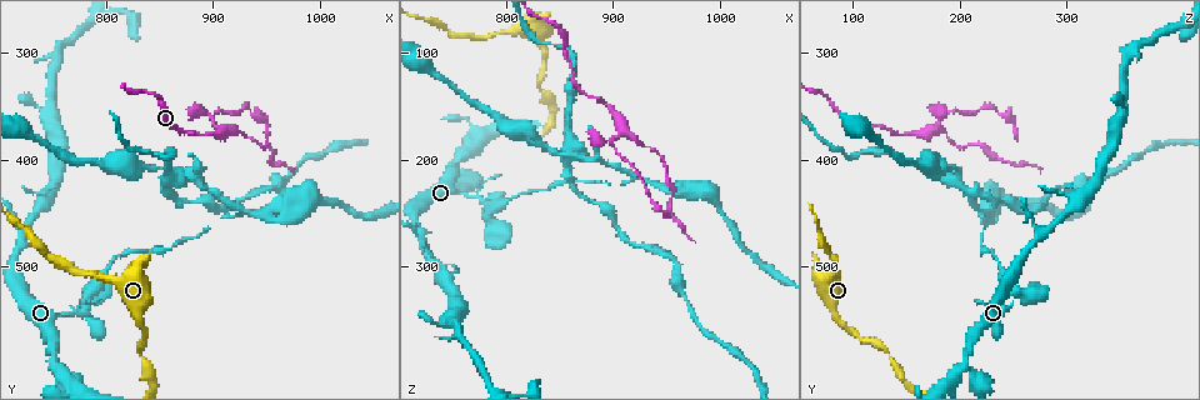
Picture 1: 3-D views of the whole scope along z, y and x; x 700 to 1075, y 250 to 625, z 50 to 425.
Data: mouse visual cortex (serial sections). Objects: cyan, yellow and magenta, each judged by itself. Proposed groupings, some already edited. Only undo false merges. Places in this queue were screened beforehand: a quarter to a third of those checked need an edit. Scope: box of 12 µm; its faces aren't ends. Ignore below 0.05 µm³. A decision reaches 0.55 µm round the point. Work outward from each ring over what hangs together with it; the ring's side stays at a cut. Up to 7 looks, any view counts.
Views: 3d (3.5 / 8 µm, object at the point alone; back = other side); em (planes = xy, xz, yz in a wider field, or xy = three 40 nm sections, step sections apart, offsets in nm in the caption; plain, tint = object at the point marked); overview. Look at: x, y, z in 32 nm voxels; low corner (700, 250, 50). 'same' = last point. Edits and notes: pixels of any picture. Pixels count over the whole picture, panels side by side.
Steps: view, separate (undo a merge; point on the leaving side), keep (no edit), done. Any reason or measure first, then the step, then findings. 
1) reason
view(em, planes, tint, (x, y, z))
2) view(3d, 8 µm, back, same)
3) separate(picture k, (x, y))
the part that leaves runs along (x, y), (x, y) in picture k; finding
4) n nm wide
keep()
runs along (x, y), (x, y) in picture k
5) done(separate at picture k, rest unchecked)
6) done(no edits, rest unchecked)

a narrow waist
view(3d, 8 µm, (750, 594, 206))

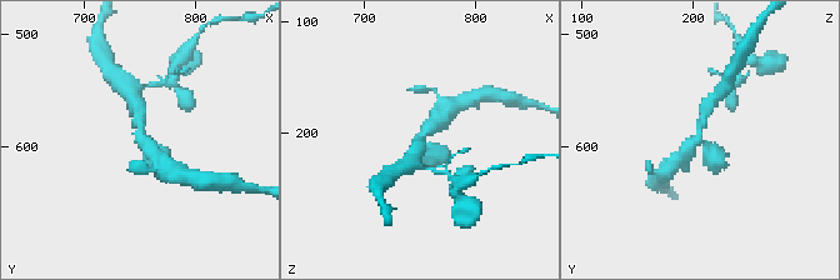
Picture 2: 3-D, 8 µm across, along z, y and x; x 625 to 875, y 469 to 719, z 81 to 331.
zoom in
view(3d, 3.5 µm, (748, 590, 204))

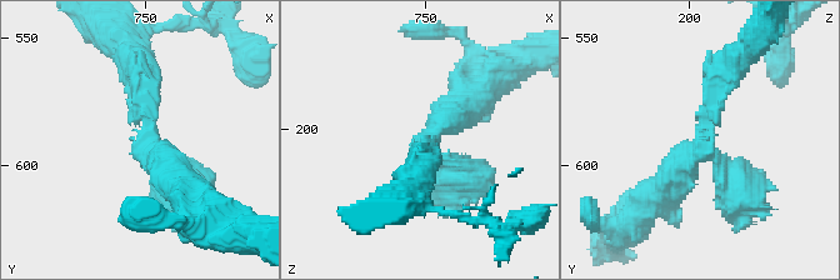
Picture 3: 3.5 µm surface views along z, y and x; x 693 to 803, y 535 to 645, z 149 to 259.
3 arms; arms of 350, 450, 500 nm
view(em, xy, step 1, tint, (750, 590, 205))

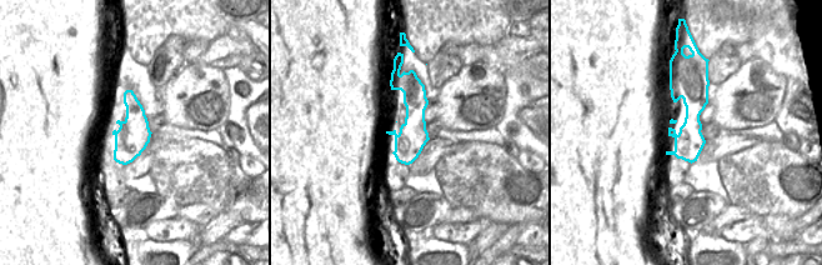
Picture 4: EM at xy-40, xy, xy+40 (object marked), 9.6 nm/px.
keep()
all the same cell

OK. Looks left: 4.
sudden change in width
view(3d, 3.5 µm, back, (786, 550, 236))

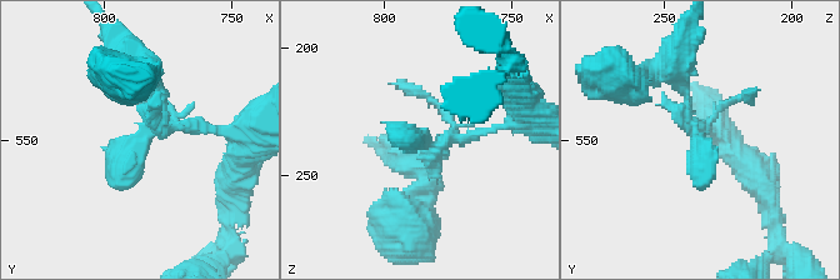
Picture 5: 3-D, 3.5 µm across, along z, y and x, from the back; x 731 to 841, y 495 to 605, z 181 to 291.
shape alone is not enough
view(em, planes, tint, (785, 550, 238))

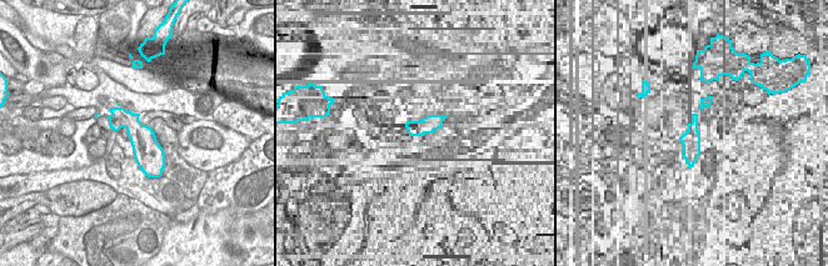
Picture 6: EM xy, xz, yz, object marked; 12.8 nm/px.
340 nm wide
separate(picture 5, (673, 108))
the part that leaves runs along (700, 126), (678, 80), (684, 34) in picture 5; two cells meet here

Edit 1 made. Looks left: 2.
a narrow waist
view(3d, 3.5 µm, (892, 356, 182))

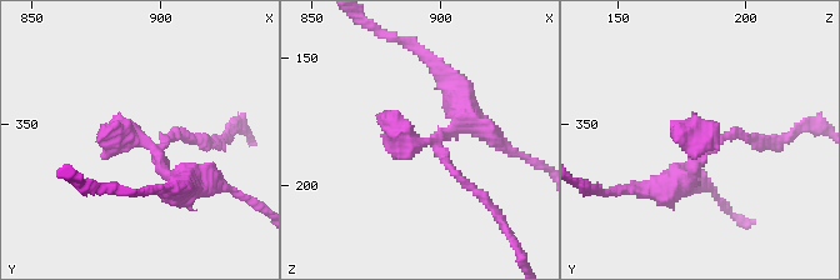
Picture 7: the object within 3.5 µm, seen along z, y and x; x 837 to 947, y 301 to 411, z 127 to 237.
view(em, planes, tint, (893, 357, 183))

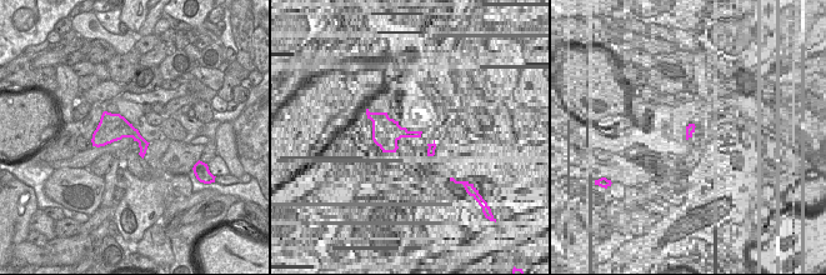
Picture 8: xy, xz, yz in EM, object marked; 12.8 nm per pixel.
340 nm wide
separate(picture 7, (465, 183))
the part that leaves runs along (440, 151), (498, 213), (510, 239) in picture 7; two cells meet here

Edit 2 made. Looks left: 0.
done(separate at picture 5, separate at picture 7, rest unchecked)

